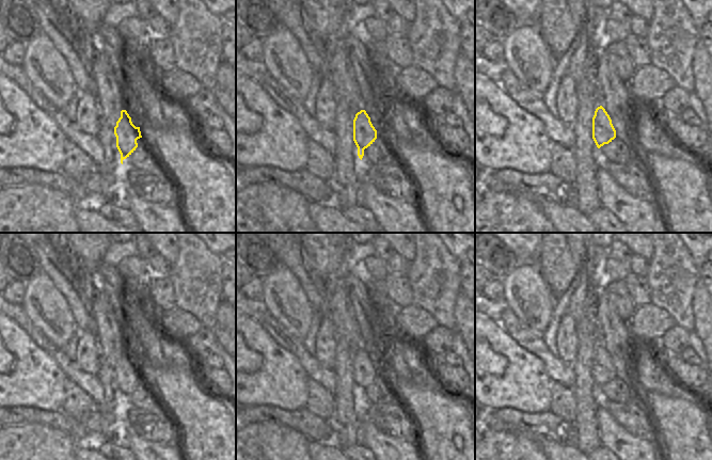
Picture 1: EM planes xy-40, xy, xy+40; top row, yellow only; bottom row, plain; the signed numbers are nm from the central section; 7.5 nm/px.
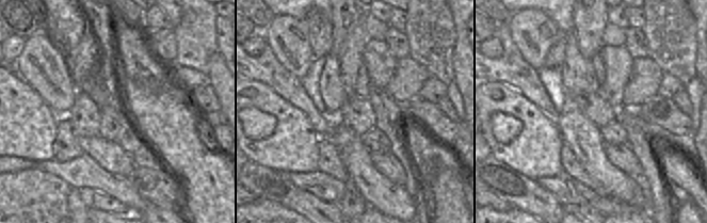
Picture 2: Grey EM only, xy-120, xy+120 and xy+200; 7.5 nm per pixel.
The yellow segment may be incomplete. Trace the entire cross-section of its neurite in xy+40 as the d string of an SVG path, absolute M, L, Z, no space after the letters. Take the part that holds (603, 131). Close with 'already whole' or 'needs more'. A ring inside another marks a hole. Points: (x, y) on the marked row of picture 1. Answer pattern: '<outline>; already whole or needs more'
M600 106L592 117L592 139L598 148L608 144L616 138L616 130L605 109Z; already whole

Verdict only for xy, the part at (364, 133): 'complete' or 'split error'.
complete

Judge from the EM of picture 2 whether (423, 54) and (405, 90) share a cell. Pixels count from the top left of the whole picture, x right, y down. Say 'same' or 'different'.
different

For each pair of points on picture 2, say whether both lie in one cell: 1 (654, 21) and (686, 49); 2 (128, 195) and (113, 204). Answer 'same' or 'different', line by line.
1: same
2: different

